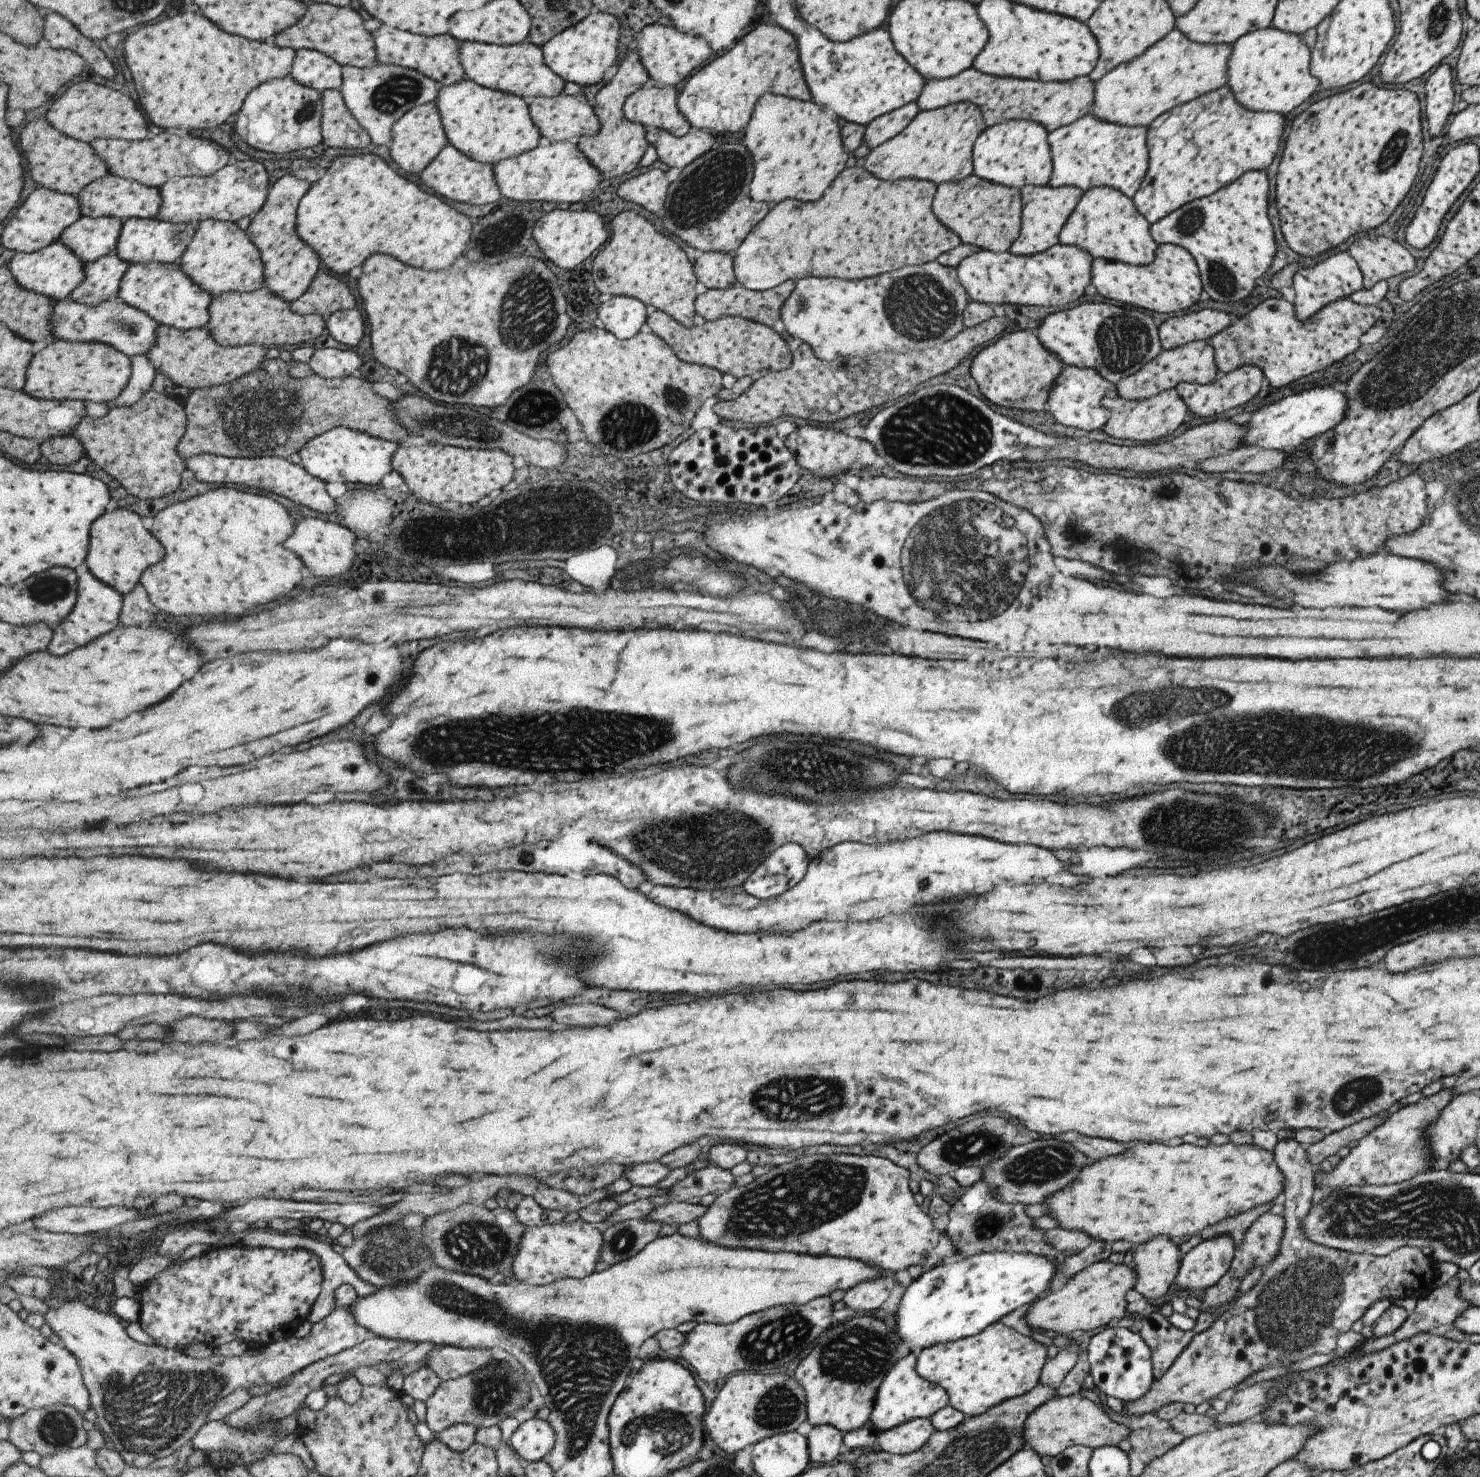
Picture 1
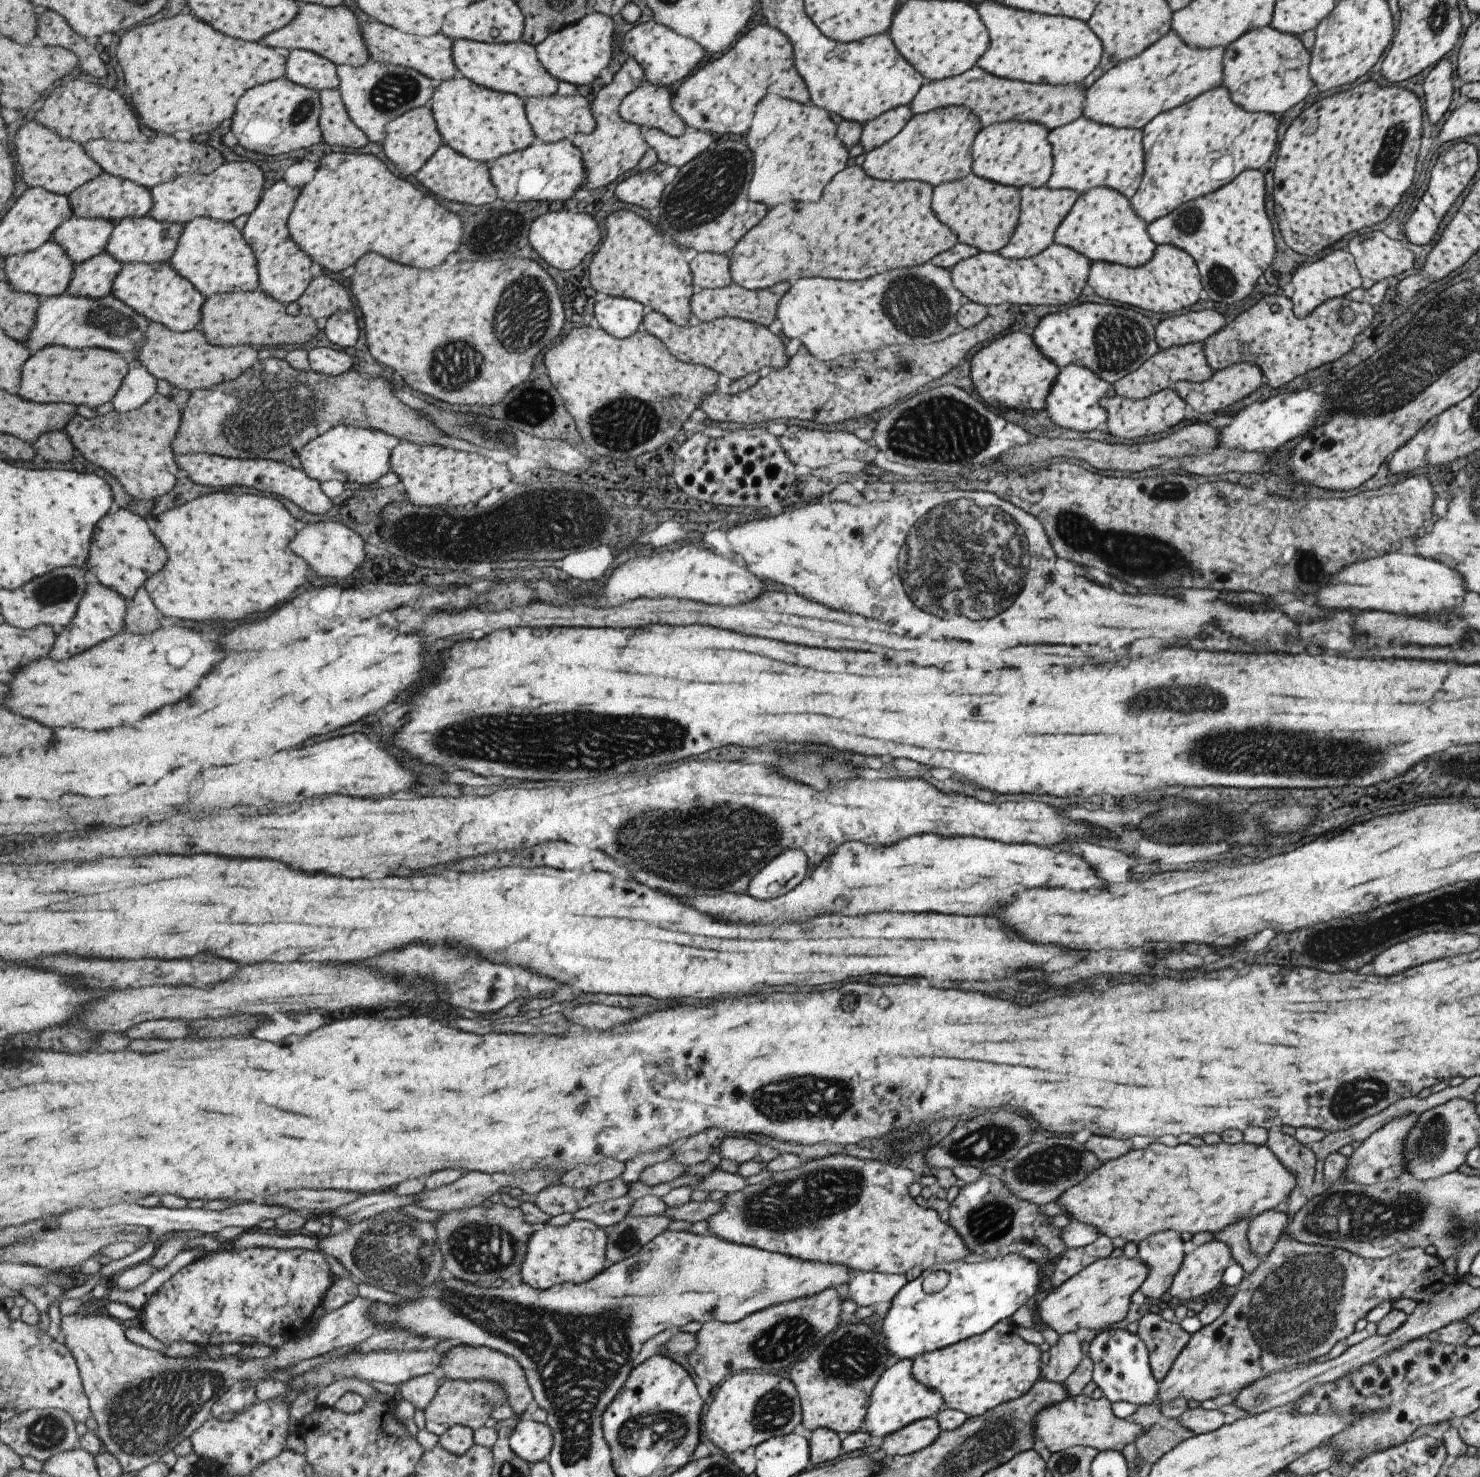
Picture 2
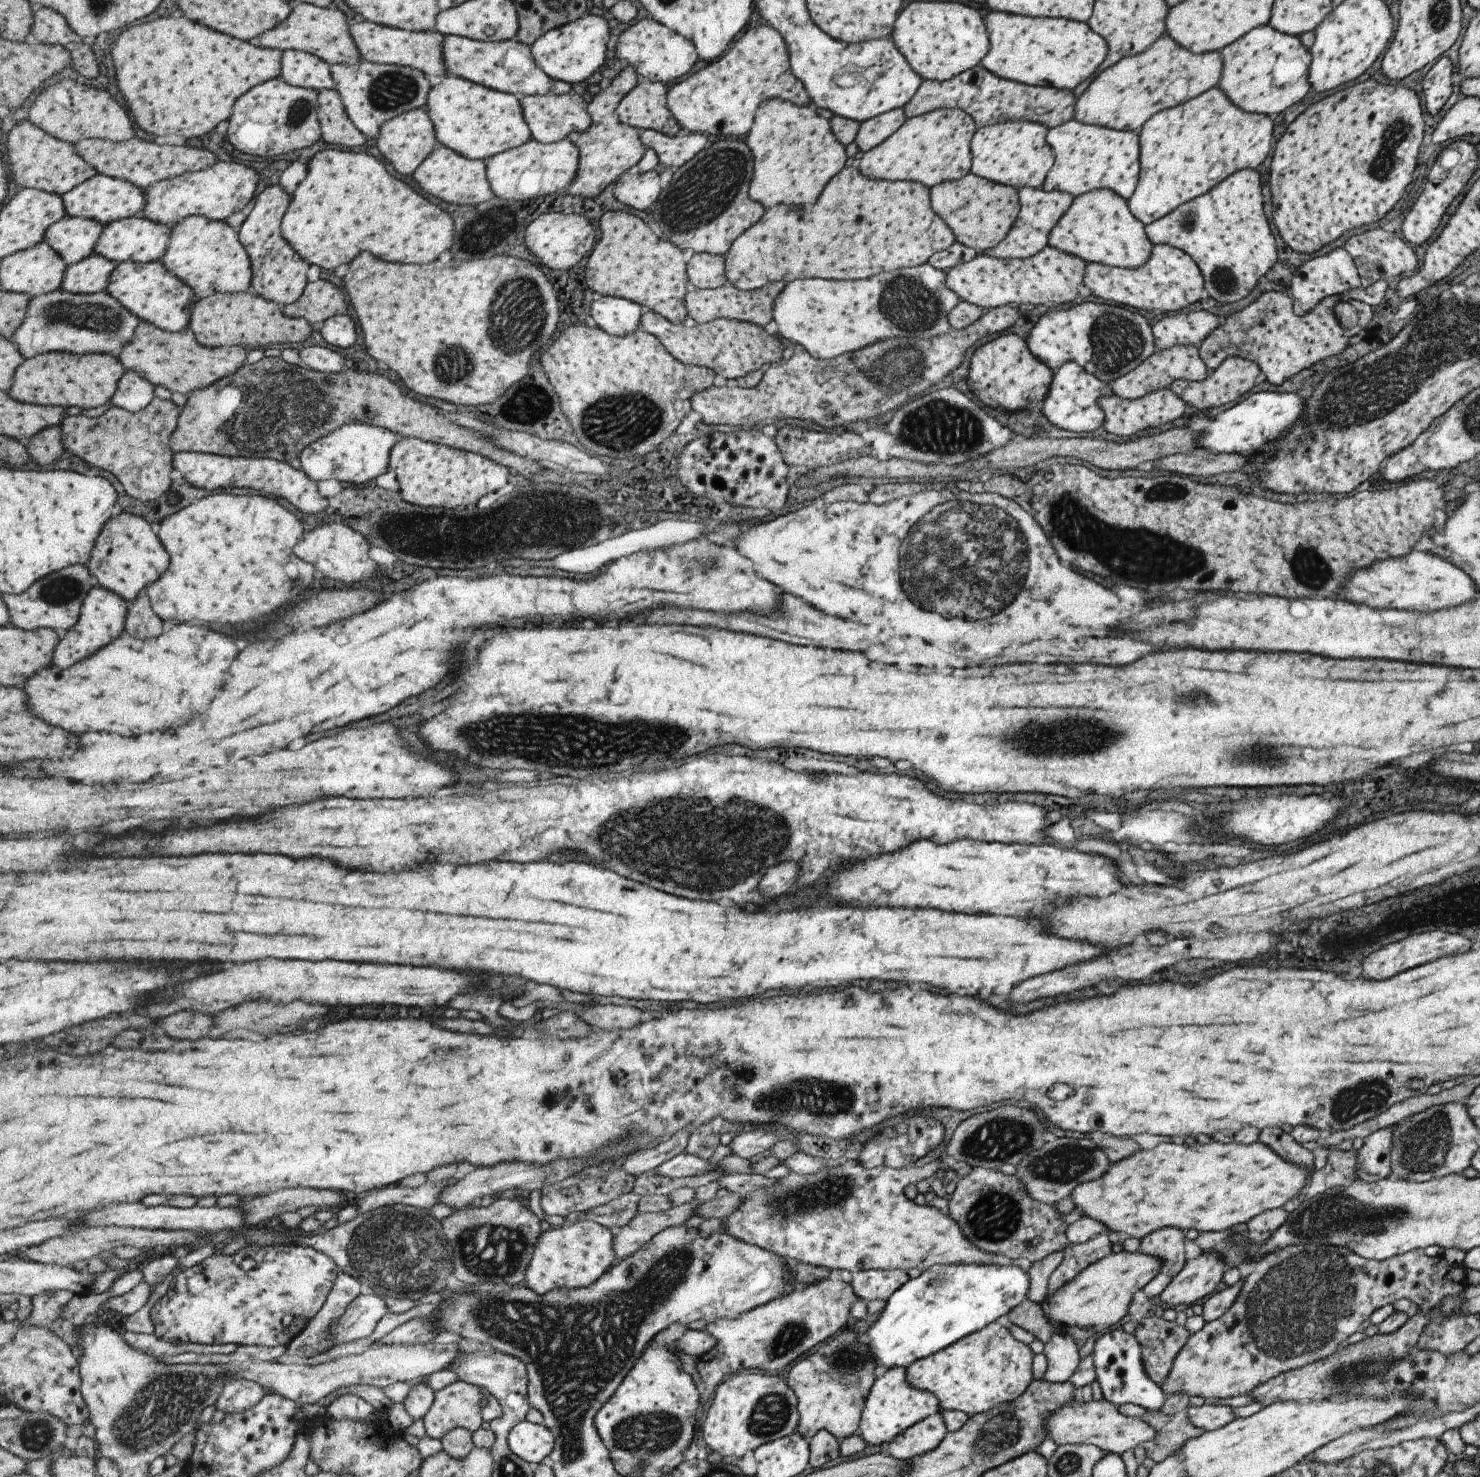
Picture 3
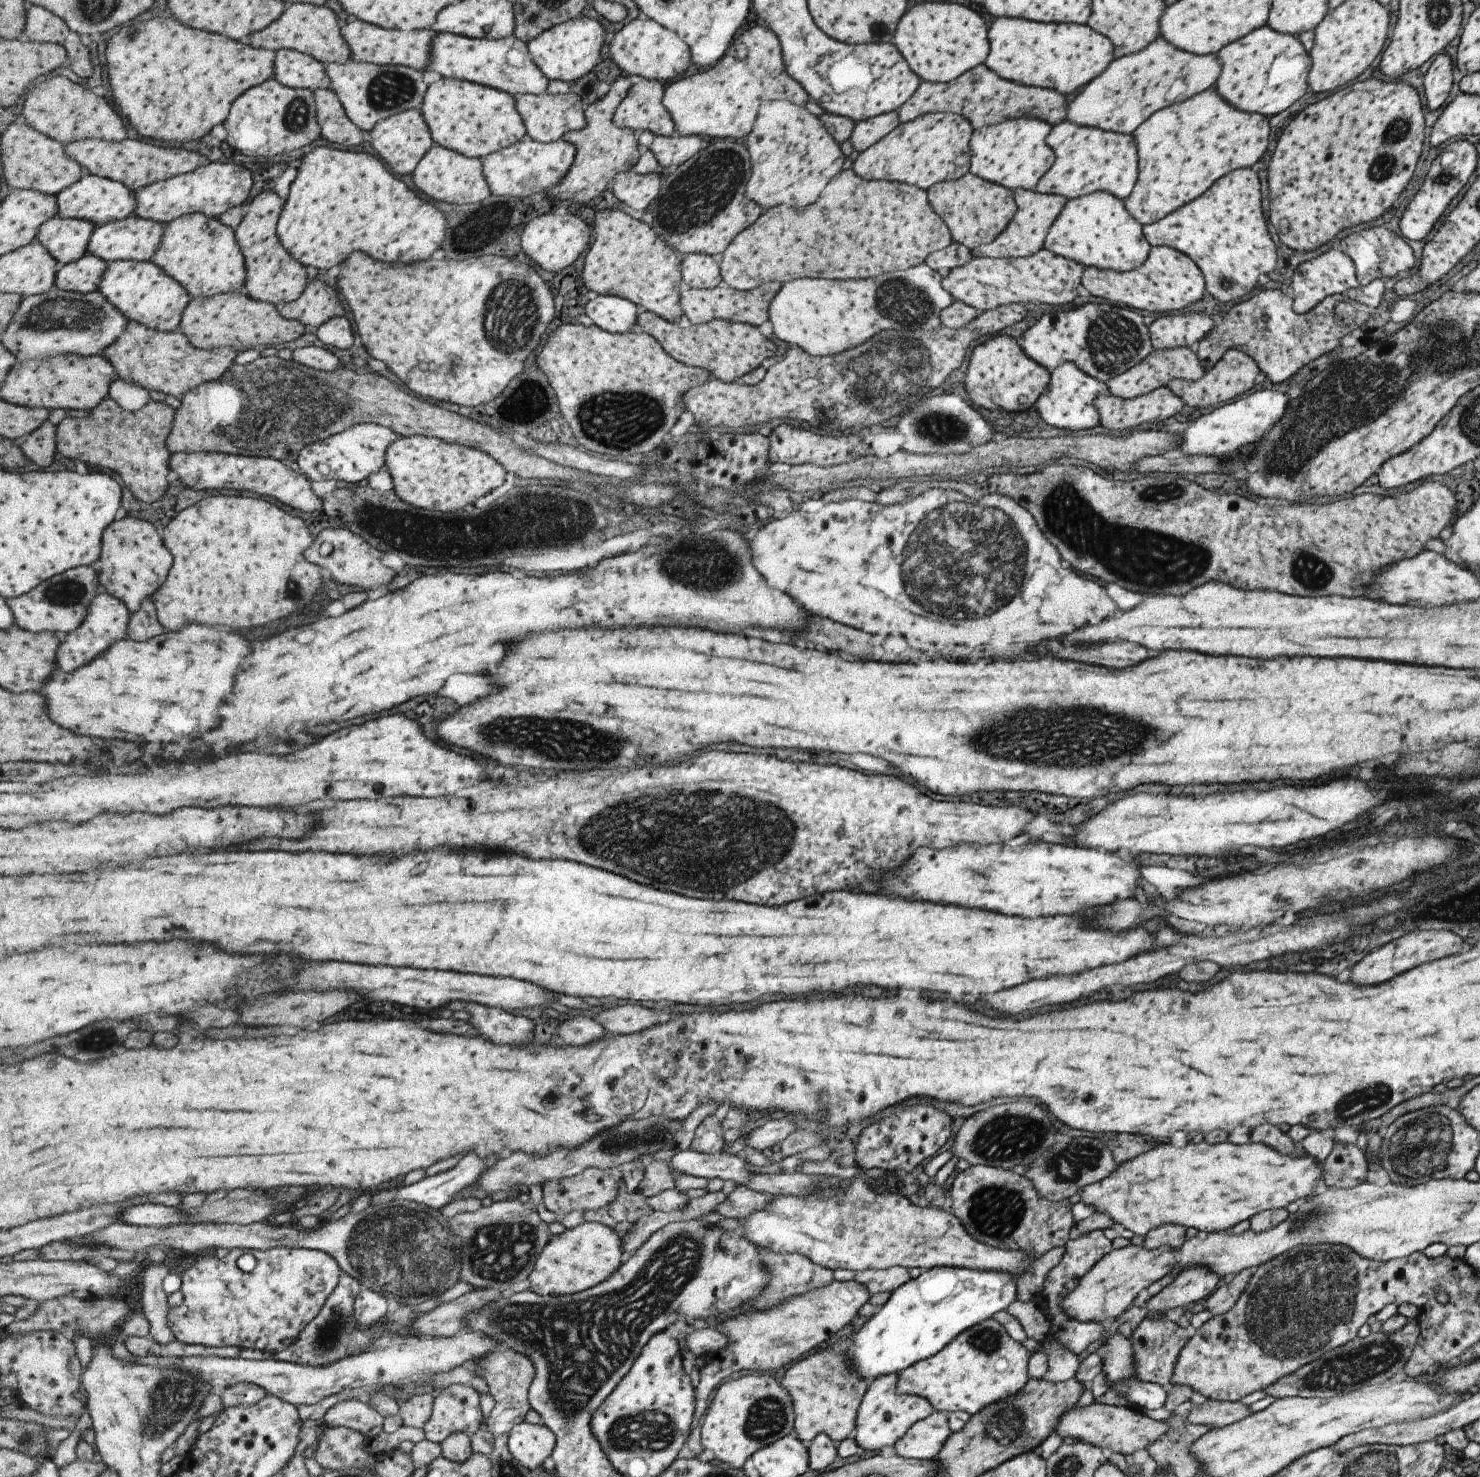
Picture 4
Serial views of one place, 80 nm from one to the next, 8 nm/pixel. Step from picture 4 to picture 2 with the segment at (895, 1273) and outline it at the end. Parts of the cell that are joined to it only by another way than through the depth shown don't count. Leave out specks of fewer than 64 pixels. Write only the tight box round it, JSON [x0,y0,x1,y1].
[846,1271,907,1307]

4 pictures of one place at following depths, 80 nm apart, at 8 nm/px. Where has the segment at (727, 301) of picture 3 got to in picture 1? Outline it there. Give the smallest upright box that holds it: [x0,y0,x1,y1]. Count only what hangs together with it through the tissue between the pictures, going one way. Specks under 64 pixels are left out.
[693,282,795,327]

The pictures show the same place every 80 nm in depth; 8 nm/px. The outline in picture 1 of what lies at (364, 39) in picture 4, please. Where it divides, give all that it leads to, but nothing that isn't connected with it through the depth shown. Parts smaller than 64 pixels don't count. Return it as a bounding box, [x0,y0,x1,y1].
[371,24,467,86]

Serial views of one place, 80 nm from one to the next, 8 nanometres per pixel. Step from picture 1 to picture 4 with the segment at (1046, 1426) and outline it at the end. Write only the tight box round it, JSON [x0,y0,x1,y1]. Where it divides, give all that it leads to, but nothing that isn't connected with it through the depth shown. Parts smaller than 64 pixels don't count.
[1054,1401,1167,1455]

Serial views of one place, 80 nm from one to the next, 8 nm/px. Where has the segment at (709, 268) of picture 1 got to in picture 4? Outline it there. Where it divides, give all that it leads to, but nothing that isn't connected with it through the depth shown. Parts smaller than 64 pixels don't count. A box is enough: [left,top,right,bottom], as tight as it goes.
[681,253,721,289]

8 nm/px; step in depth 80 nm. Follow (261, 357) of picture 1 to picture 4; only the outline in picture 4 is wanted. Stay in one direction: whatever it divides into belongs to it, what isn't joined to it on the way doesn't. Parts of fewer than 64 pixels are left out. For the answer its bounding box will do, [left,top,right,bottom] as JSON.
[105,321,239,400]

